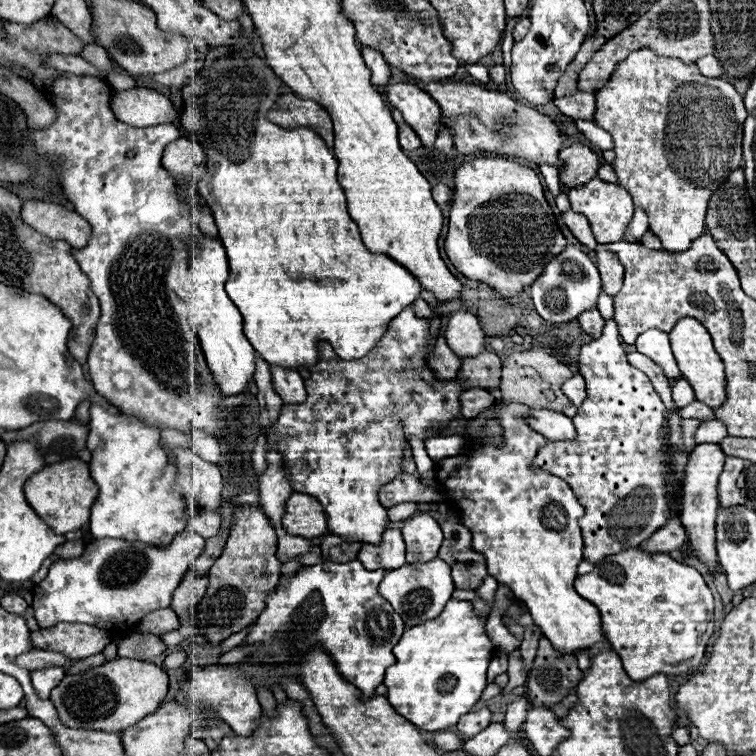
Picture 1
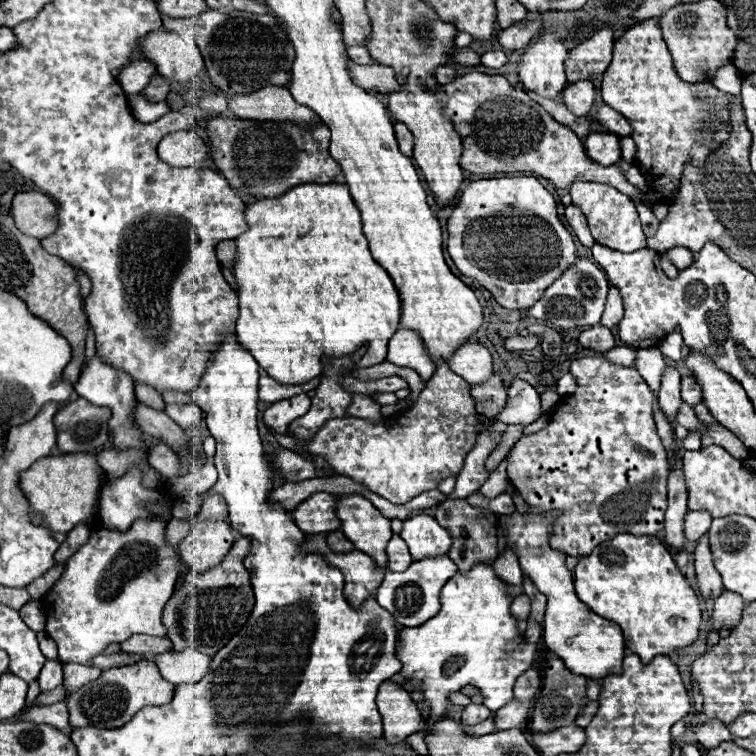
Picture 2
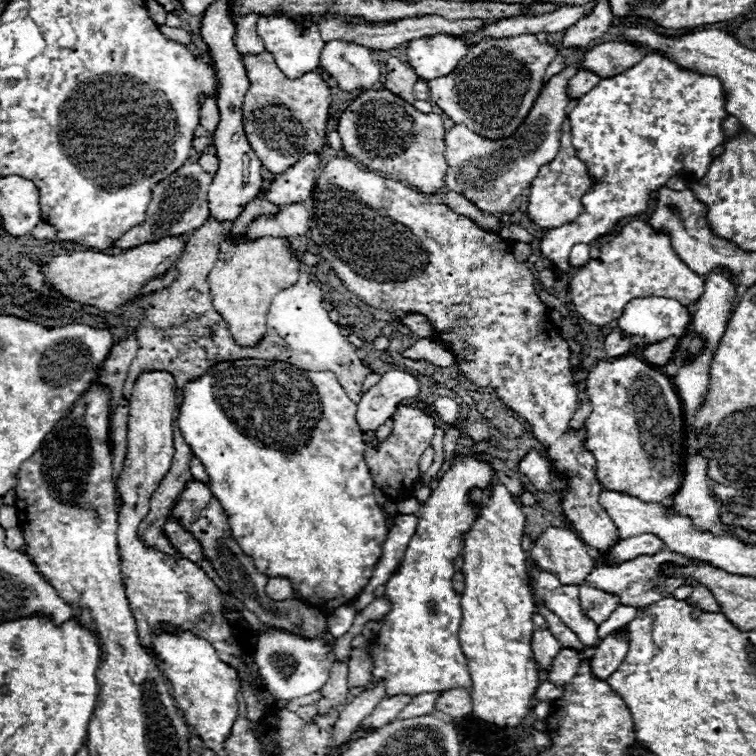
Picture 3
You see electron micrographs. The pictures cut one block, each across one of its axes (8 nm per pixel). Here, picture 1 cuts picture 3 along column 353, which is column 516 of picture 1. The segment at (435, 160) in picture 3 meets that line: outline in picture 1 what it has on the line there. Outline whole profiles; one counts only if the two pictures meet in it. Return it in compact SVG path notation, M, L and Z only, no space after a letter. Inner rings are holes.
M408 76L408 82L414 82L418 86L422 86L426 92L430 92L430 96L440 104L442 108L442 122L446 122L454 134L454 144L462 154L472 154L472 152L494 152L498 156L518 156L518 158L526 158L530 162L546 162L550 166L560 166L558 160L558 152L562 146L562 136L558 126L554 124L554 120L550 120L548 116L536 112L534 108L520 104L516 100L512 100L506 92L500 90L488 90L480 84L468 84L468 82L430 82L424 84L422 80L414 80Z

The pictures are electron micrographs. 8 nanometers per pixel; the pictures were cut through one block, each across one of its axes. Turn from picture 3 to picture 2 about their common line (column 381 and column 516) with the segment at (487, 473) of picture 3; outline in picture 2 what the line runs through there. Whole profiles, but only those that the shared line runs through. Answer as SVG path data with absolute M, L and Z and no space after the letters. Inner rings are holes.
M476 566L474 570L470 570L470 574L456 574L456 576L452 576L452 578L446 582L446 586L444 586L442 592L440 592L440 612L438 612L436 616L432 616L430 620L426 620L426 622L420 624L420 626L414 626L414 628L402 628L402 630L400 630L400 636L398 636L398 648L396 648L396 658L402 662L402 670L400 670L400 674L406 678L406 684L402 684L402 688L404 688L406 692L420 690L420 692L424 694L424 700L422 700L422 702L430 708L432 720L438 720L438 718L442 718L442 716L448 714L448 708L450 708L450 700L448 700L448 696L450 696L452 692L460 692L464 686L476 686L476 688L482 692L480 694L484 697L483 704L491 711L496 712L501 707L508 704L508 702L512 702L512 698L514 698L512 688L514 688L516 678L532 666L532 662L534 662L534 658L536 658L536 644L528 644L528 642L524 640L524 636L516 630L516 618L510 614L512 598L508 598L504 590L506 590L506 582L502 582L500 578L496 578L496 574L492 572L490 566Z

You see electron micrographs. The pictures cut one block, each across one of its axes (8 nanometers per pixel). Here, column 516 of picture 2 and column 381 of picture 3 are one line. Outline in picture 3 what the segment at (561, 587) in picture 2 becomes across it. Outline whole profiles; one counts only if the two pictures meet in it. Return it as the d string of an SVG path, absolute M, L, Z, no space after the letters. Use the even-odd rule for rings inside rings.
M258 358L222 362L202 378L186 384L178 426L184 440L190 444L194 456L204 464L210 476L210 492L214 494L214 498L218 498L218 502L226 510L234 540L242 546L244 554L254 558L254 566L258 566L262 574L270 578L276 576L290 578L300 600L306 600L308 604L320 610L330 610L330 608L336 610L342 604L350 604L364 590L382 556L382 546L388 538L388 524L384 512L376 504L370 470L366 470L366 462L364 462L366 442L364 442L364 434L356 424L356 404L348 398L348 394L342 390L340 382L332 372L308 372L286 362L272 362L272 360L258 360Z

